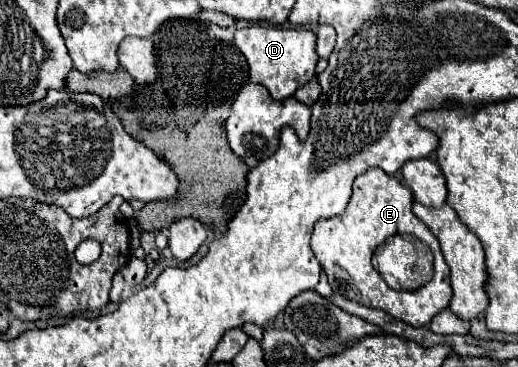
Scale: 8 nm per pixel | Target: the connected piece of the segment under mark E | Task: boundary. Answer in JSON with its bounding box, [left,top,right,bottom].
[311,167,451,327]

